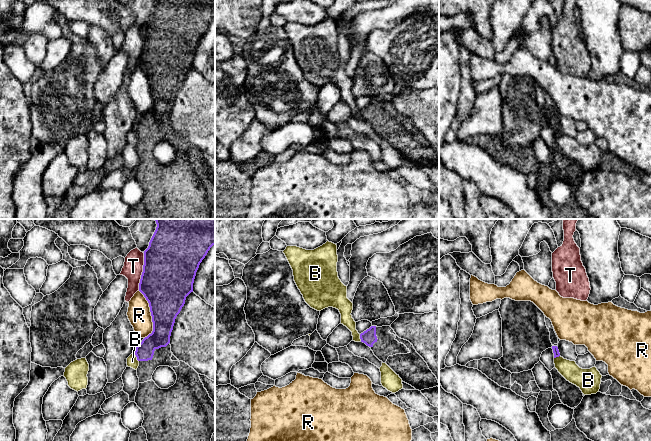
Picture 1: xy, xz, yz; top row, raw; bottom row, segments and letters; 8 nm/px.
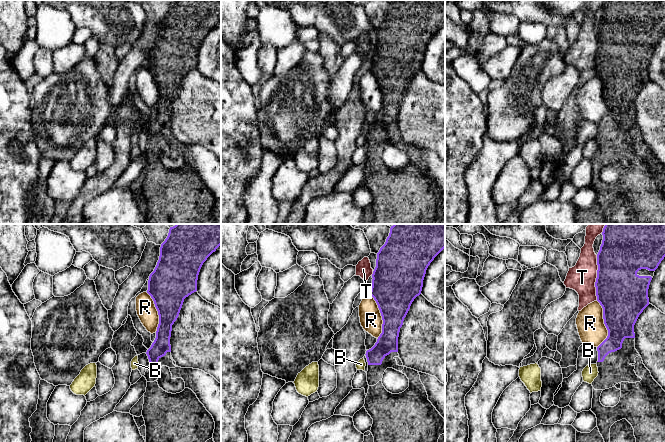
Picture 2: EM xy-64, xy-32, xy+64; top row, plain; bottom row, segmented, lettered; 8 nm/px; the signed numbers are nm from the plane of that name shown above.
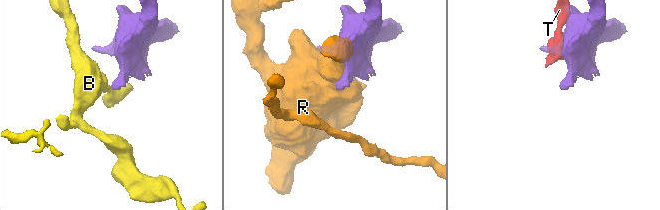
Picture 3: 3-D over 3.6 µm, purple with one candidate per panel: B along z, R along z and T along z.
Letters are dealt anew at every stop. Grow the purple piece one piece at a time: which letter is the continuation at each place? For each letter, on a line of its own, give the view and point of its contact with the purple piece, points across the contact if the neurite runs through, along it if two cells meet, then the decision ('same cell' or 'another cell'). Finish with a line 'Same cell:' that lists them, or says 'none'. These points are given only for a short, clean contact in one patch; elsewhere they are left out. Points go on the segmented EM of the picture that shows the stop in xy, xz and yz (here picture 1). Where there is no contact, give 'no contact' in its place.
B: meets purple in xy at (136, 356); border along xy (134, 353), (138, 361); another cell
R: meets purple in xy at (151, 315); another cell
T: meets purple in xy at (143, 271); another cell
Same cell: none

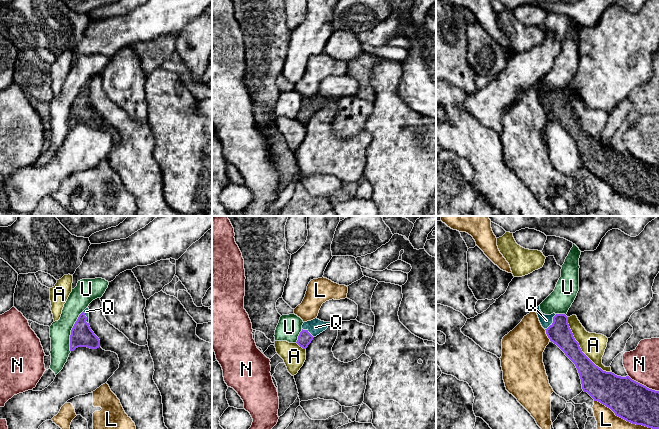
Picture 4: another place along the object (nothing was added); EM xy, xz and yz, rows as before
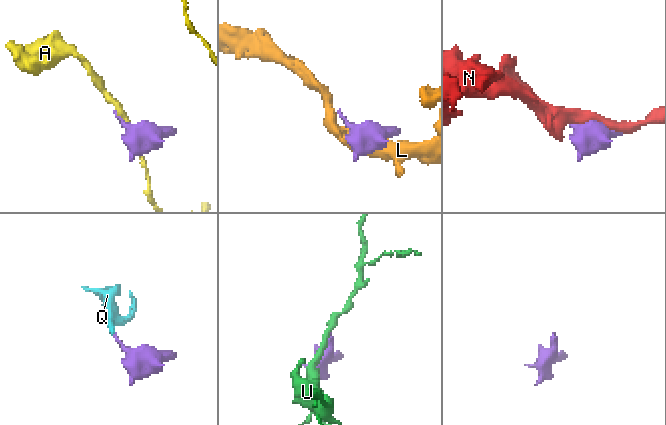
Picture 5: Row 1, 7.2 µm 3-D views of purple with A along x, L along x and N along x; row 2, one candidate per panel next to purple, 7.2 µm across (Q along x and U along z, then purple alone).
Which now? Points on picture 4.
A: meets purple in yz at (580, 349); another cell
L: meets purple in yz at (623, 418); another cell
N: meets purple in yz at (643, 385); another cell
Q: meets purple in yz at (553, 322); runs through yz (559, 333), (553, 322), (546, 320); same cell
U: meets purple in xy at (71, 331); another cell
Same cell: Q

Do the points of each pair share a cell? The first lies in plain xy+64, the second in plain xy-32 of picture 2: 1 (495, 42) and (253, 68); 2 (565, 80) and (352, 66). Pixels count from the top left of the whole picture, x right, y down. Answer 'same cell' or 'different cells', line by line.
1: different cells
2: same cell

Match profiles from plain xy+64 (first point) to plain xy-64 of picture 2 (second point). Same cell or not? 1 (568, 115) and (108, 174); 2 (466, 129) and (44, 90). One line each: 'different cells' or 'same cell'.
1: same cell
2: different cells

